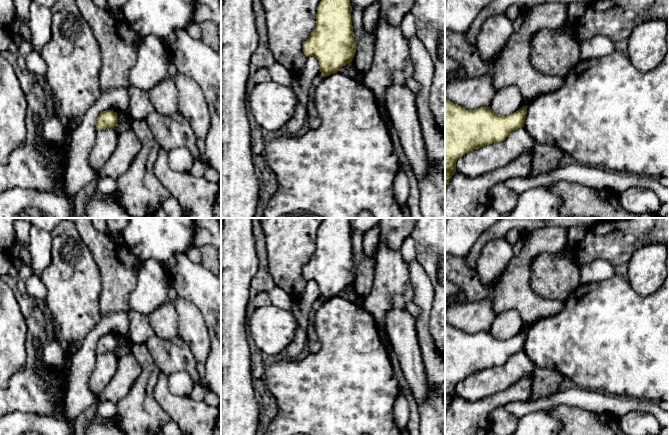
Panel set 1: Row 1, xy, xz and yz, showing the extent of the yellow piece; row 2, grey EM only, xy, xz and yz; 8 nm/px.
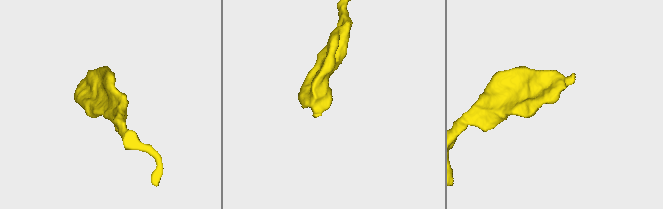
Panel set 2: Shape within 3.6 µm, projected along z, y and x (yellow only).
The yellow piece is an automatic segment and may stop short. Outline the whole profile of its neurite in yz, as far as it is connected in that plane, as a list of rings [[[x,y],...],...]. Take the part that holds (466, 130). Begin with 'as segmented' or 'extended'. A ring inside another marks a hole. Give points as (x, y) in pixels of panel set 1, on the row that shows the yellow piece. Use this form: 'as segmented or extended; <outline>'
as segmented; [[[445,98],[445,187],[456,172],[459,158],[475,149],[504,141],[512,131],[524,126],[526,113],[526,106],[506,116],[495,114],[490,106],[467,110]]]

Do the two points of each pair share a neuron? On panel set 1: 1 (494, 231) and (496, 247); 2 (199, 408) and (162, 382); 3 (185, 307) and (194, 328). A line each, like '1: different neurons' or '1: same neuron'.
1: different neurons
2: same neuron
3: same neuron

